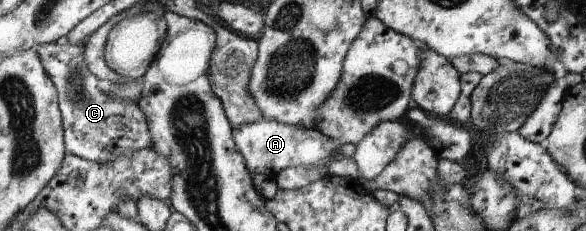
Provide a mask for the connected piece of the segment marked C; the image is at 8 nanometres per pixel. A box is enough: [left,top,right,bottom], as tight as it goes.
[41,39,153,163]

